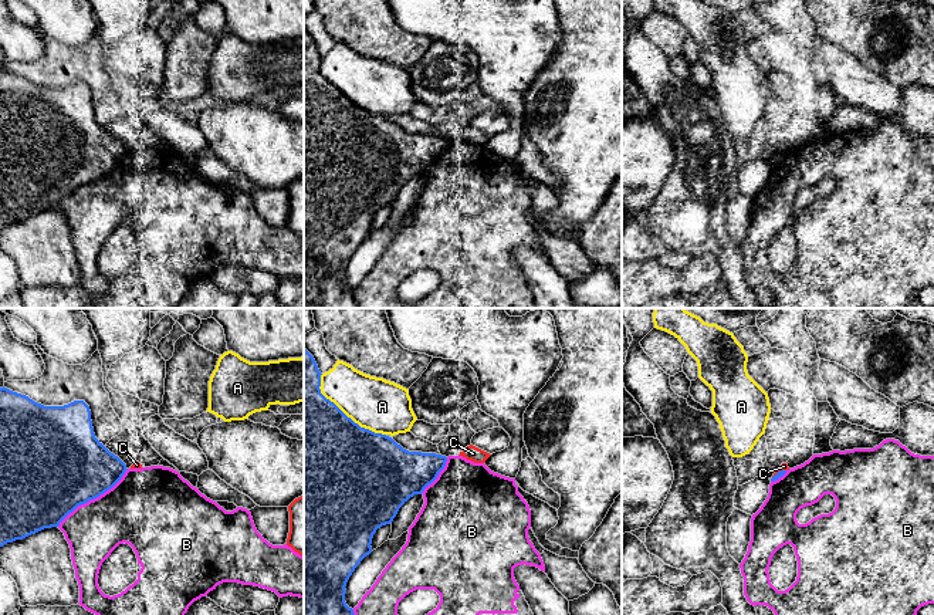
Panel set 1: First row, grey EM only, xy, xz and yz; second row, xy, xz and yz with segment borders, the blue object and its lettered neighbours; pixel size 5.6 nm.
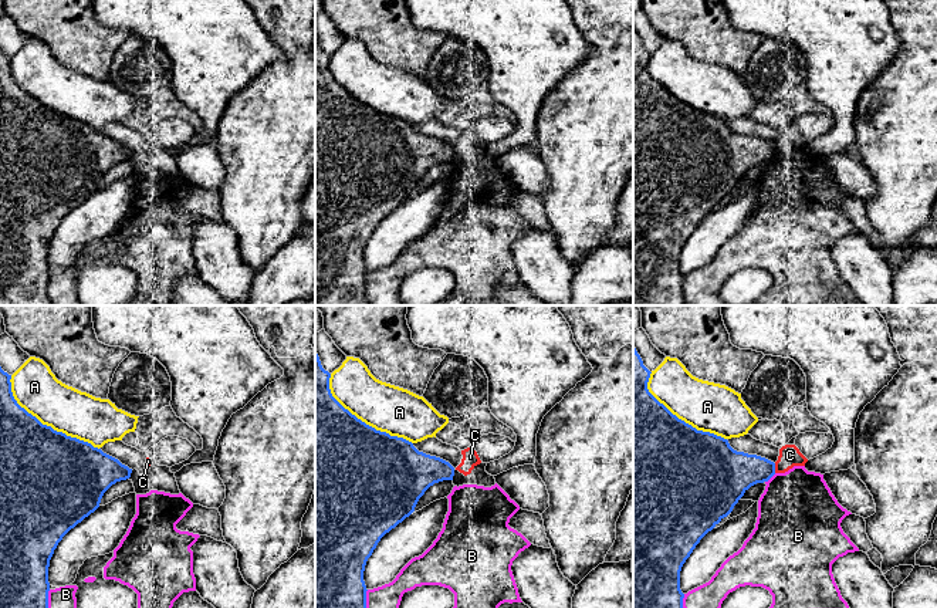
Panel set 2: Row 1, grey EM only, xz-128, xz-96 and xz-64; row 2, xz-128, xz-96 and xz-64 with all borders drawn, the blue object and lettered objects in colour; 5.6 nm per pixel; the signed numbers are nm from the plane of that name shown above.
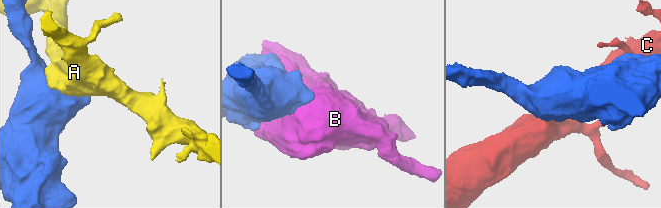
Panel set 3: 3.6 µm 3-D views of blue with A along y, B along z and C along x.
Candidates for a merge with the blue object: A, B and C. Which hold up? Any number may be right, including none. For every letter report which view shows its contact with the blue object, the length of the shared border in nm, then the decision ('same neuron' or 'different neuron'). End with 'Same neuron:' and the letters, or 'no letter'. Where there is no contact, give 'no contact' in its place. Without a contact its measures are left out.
A: xz | 500 nm | different neuron
B: xy | 500 nm | different neuron
C: yz | 90 nm | different neuron
Same neuron: no letter

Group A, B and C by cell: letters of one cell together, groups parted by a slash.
A / B / C

